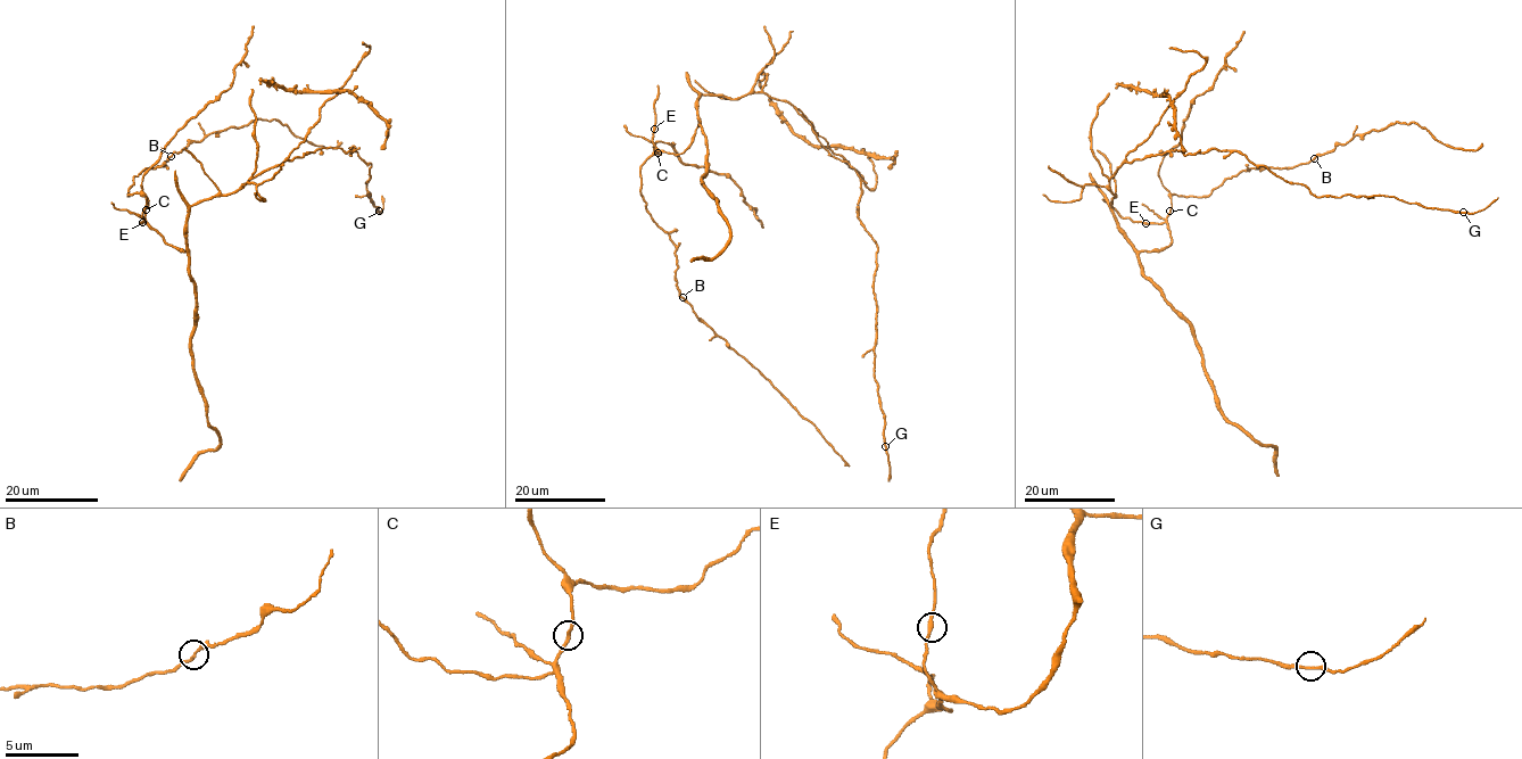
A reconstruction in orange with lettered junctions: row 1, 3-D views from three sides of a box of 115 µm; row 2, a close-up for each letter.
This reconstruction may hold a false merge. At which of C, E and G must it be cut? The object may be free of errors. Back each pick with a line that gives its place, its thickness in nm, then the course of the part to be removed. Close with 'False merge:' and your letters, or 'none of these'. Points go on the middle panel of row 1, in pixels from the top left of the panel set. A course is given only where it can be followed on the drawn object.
False merge: none of these

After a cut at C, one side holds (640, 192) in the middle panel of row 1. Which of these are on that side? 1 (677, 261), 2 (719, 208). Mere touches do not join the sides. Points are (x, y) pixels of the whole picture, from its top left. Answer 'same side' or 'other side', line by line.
1: same side
2: other side

